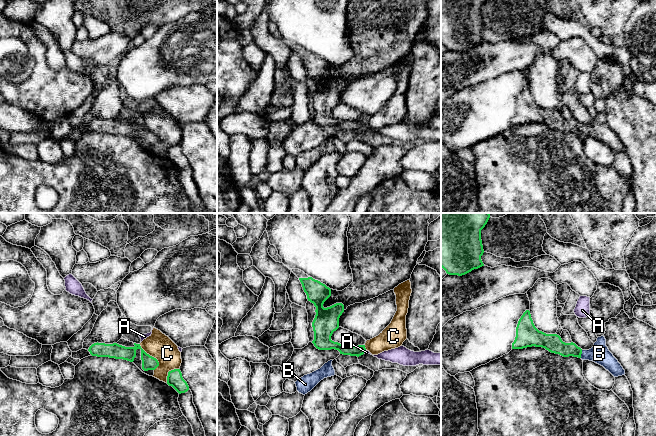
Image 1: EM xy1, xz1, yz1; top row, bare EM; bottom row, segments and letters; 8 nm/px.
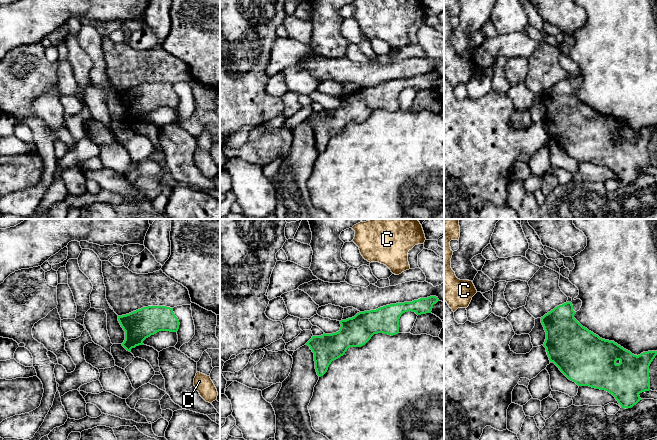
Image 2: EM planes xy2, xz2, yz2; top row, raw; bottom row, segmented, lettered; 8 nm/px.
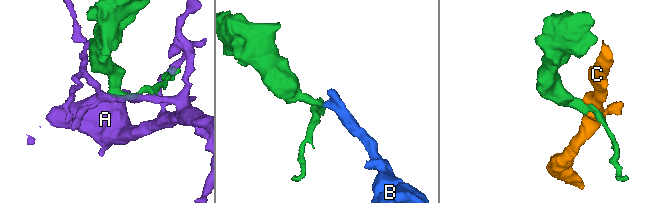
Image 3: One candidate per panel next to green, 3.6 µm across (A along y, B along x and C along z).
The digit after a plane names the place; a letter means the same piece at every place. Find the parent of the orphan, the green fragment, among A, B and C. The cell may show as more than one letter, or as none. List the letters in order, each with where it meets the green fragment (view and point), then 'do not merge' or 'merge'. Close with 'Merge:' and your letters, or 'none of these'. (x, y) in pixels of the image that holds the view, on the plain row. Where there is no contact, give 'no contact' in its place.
A: xz1 (364, 127) | do not merge
B: yz1 (581, 129) | merge
C: xy1 (153, 133) | do not merge
Merge: B

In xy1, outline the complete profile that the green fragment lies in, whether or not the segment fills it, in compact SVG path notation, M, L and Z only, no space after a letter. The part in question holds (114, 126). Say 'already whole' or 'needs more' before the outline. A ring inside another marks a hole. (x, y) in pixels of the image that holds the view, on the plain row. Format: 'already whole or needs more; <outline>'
already whole; M94 119L88 127L92 132L97 133L109 133L115 135L123 135L130 138L134 137L136 133L136 126L141 126L142 145L144 147L155 146L159 142L159 138L156 134L147 130L140 122L140 120L134 119L134 123L125 123L117 119L105 120Z

